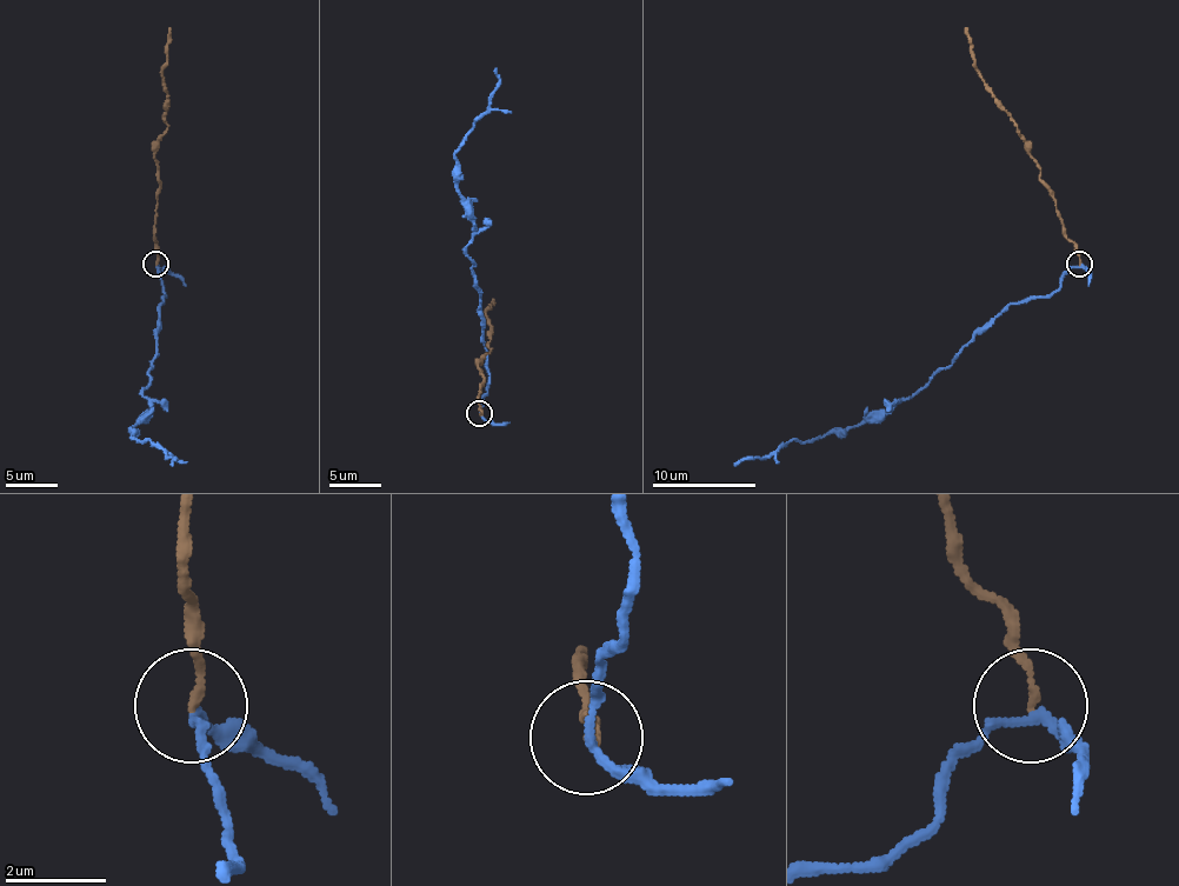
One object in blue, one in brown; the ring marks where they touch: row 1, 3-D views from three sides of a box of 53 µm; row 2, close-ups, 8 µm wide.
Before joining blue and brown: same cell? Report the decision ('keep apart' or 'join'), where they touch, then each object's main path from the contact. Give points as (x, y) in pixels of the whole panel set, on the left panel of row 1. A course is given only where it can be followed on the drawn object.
keep apart | (155, 264) | blue via (157, 264), (165, 295), (157, 358), (144, 390), (151, 407), (131, 437), (151, 441), (174, 460), (172, 465) | brown via (157, 264), (159, 165), (154, 145), (167, 128), (167, 90), (161, 68), (170, 27)

